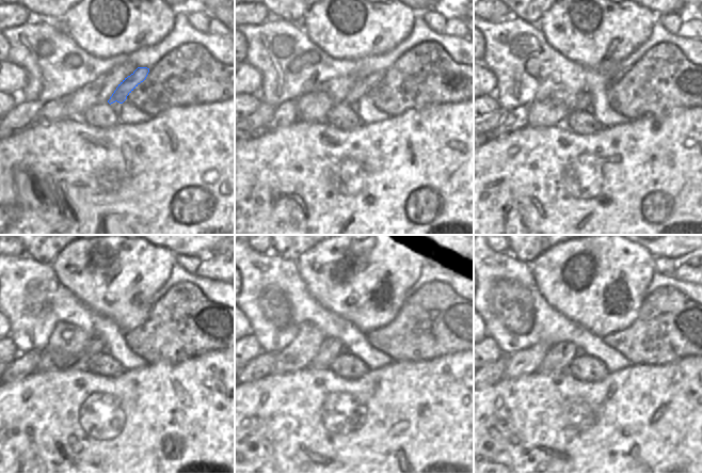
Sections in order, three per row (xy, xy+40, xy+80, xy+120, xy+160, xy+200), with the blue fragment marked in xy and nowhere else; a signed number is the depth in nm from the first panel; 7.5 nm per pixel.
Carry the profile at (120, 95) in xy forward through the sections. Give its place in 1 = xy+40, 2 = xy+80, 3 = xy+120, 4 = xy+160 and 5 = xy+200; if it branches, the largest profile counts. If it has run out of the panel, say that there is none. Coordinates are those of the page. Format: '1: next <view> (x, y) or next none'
1: next xy+40 (363, 85)
2: next xy+80 (583, 101)
3: next xy+120 (96, 345)
4: next xy+160 (331, 348)
5: next xy+200 (560, 356)

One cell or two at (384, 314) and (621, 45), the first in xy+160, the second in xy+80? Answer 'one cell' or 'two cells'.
one cell

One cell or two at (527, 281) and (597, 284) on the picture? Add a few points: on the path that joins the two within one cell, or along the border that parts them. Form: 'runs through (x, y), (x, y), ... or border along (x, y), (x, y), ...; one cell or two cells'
border along (529, 264), (536, 287), (547, 302); two cells

